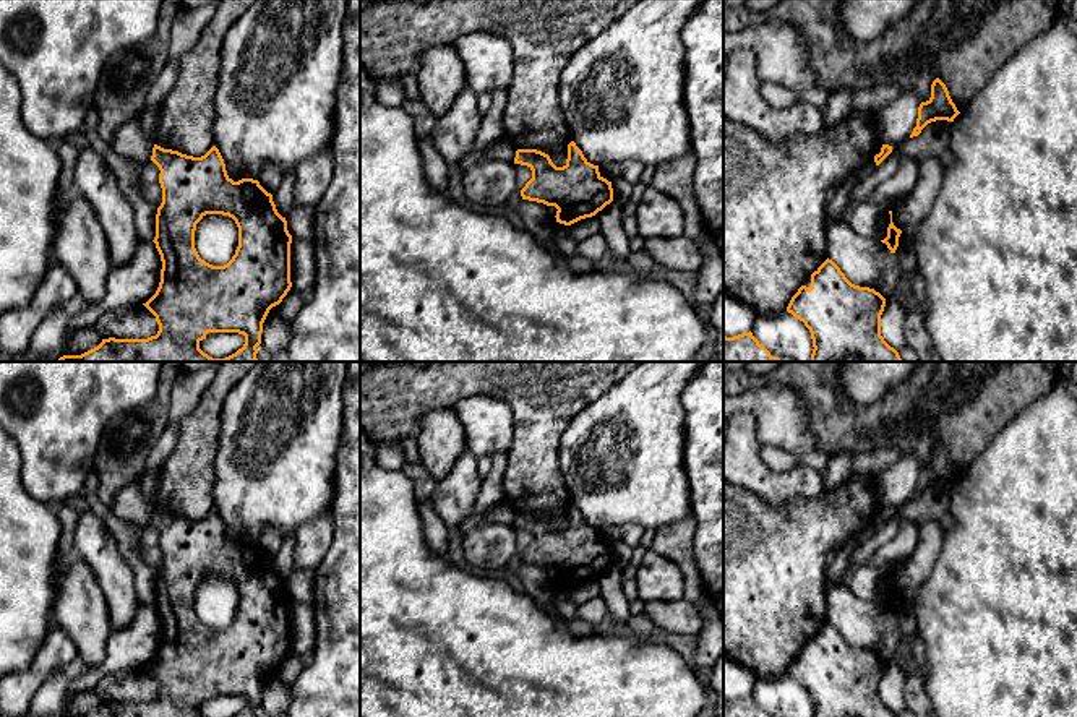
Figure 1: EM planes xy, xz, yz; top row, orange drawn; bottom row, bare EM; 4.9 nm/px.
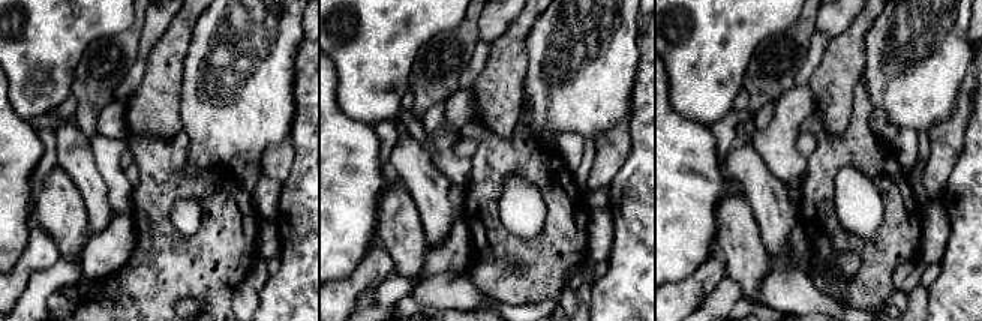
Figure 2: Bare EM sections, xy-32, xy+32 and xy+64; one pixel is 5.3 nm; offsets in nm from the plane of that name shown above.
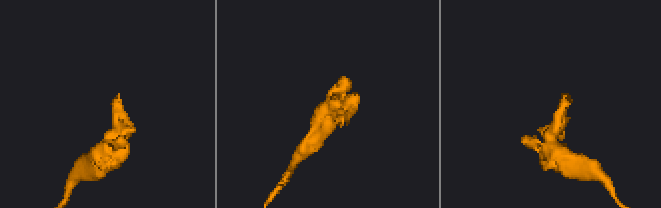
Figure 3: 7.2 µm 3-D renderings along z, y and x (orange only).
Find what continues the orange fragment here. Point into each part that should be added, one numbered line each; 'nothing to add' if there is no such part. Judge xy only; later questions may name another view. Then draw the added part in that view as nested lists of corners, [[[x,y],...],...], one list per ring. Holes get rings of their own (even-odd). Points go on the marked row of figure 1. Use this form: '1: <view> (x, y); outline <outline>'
nothing to add

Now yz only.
nothing to add

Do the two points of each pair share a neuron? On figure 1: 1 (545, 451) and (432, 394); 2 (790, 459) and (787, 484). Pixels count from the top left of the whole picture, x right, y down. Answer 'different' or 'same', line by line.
1: same
2: different

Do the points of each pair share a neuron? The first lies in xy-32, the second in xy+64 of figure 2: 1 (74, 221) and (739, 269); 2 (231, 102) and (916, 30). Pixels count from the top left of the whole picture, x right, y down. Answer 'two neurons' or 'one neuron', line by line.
1: one neuron
2: one neuron

